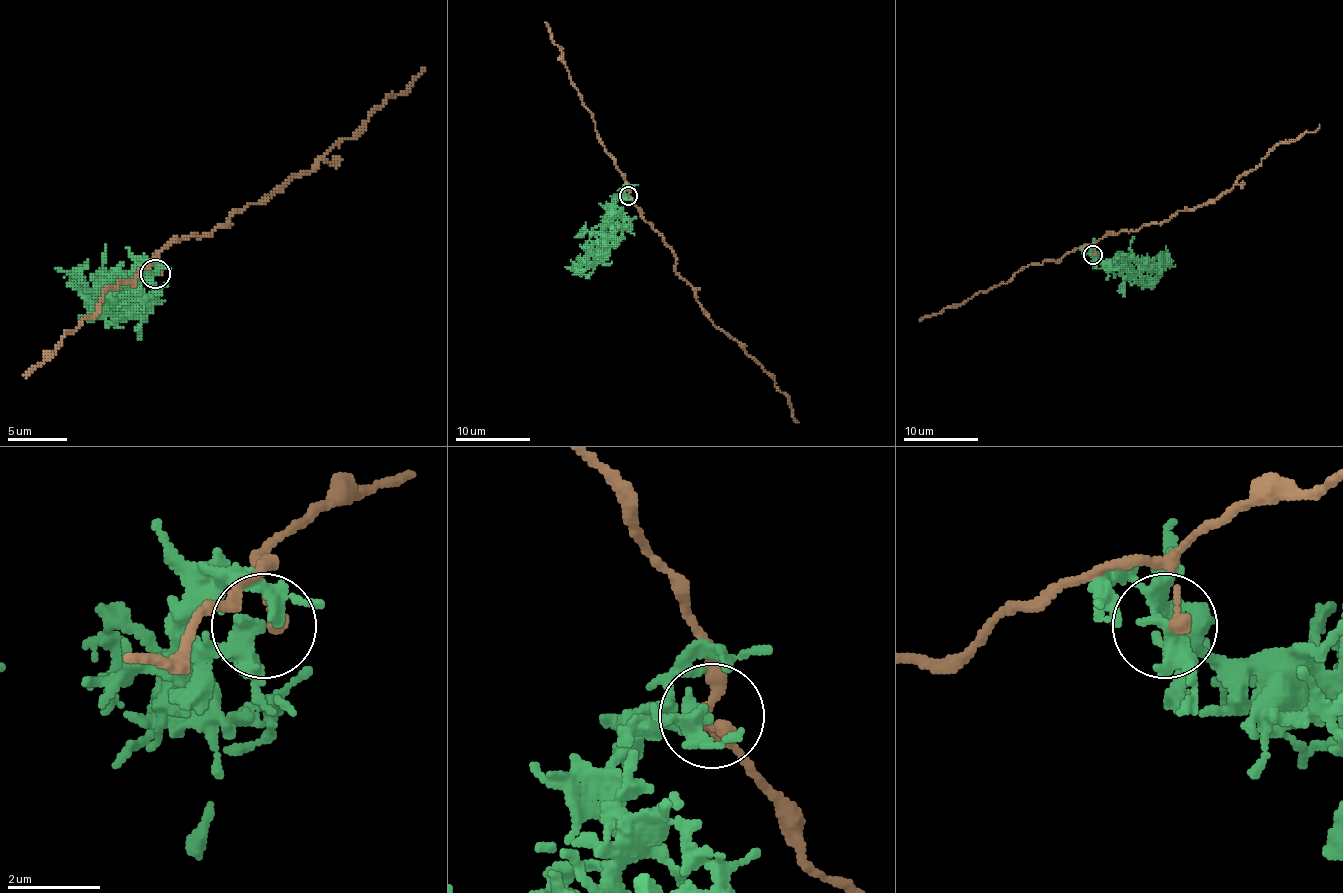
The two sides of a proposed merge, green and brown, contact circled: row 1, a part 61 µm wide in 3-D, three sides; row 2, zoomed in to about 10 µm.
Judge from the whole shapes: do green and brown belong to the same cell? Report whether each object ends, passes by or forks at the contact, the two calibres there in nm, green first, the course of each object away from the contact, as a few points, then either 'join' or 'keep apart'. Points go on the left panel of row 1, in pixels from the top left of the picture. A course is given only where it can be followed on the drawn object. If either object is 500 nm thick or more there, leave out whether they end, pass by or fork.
green passes by | brown ends | 320/240 nm | green via (156, 274), (132, 280), (132, 283), (117, 277), (102, 289), (82, 292), (76, 286), (79, 271), (88, 259) | brown via (156, 274), (153, 259), (170, 242), (229, 224), (247, 203), (259, 203), (350, 138), (424, 68) | keep apart

